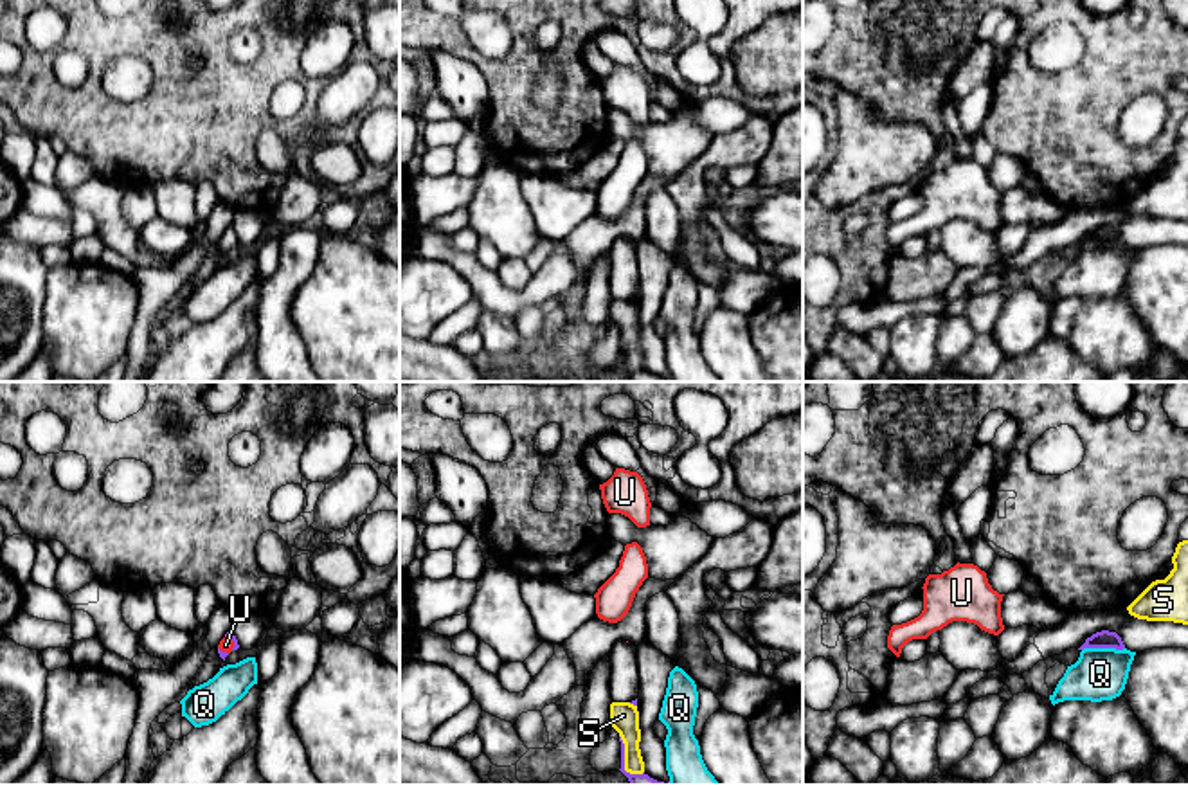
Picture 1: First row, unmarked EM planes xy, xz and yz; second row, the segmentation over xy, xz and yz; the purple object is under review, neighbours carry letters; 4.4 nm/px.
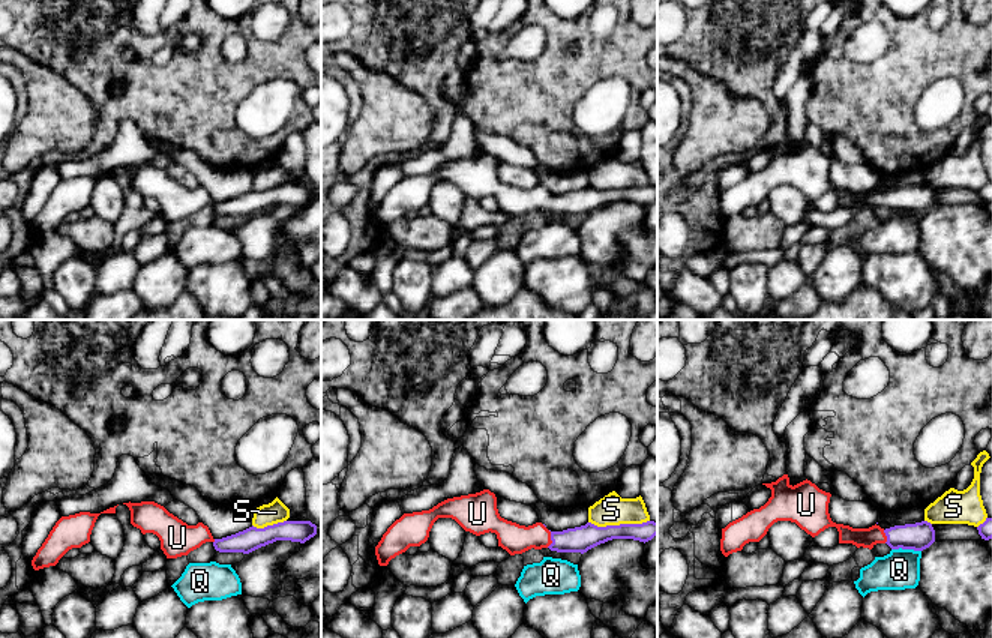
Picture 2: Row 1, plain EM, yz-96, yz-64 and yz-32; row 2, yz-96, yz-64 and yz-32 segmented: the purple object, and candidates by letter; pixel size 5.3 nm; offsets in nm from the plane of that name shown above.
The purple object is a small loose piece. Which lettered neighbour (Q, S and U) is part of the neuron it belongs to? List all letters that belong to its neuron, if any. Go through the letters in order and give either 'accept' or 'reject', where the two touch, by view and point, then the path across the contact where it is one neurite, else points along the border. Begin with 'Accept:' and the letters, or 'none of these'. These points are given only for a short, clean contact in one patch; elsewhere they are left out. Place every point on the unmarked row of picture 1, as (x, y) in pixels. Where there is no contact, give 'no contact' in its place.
Accept: U
Q: reject; contact yz (1102, 243)
S: reject; contact xz (623, 357); border xz (620, 332), (625, 366), (641, 371)
U: accept; contact xy (233, 236); way xy (229, 229), (233, 236), (225, 242)

